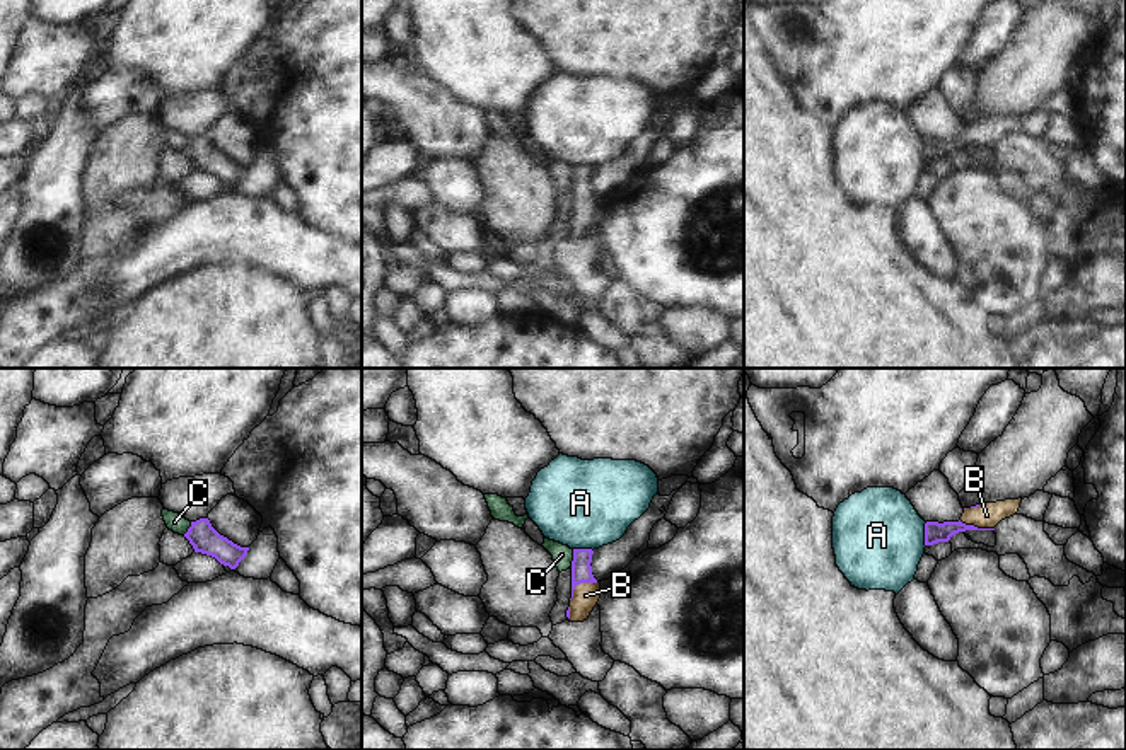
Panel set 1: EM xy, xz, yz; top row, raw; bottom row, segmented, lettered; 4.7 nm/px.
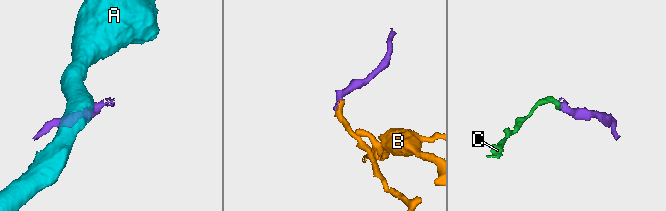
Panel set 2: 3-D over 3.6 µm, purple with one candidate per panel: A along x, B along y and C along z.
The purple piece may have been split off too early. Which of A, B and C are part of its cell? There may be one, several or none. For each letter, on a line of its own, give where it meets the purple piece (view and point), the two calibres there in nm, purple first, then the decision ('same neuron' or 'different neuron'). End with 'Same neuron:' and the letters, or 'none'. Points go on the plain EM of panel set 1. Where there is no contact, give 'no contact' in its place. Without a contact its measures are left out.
A: meets purple in yz at (925, 152); 100 nm thick on the purple side, 440 nm on the other; different neuron
B: meets purple in xz at (579, 201); 100 nm thick on the purple side, 130 nm on the other; same neuron
C: meets purple in xz at (574, 176); 100 nm thick on the purple side, 100 nm on the other; different neuron
Same neuron: B

